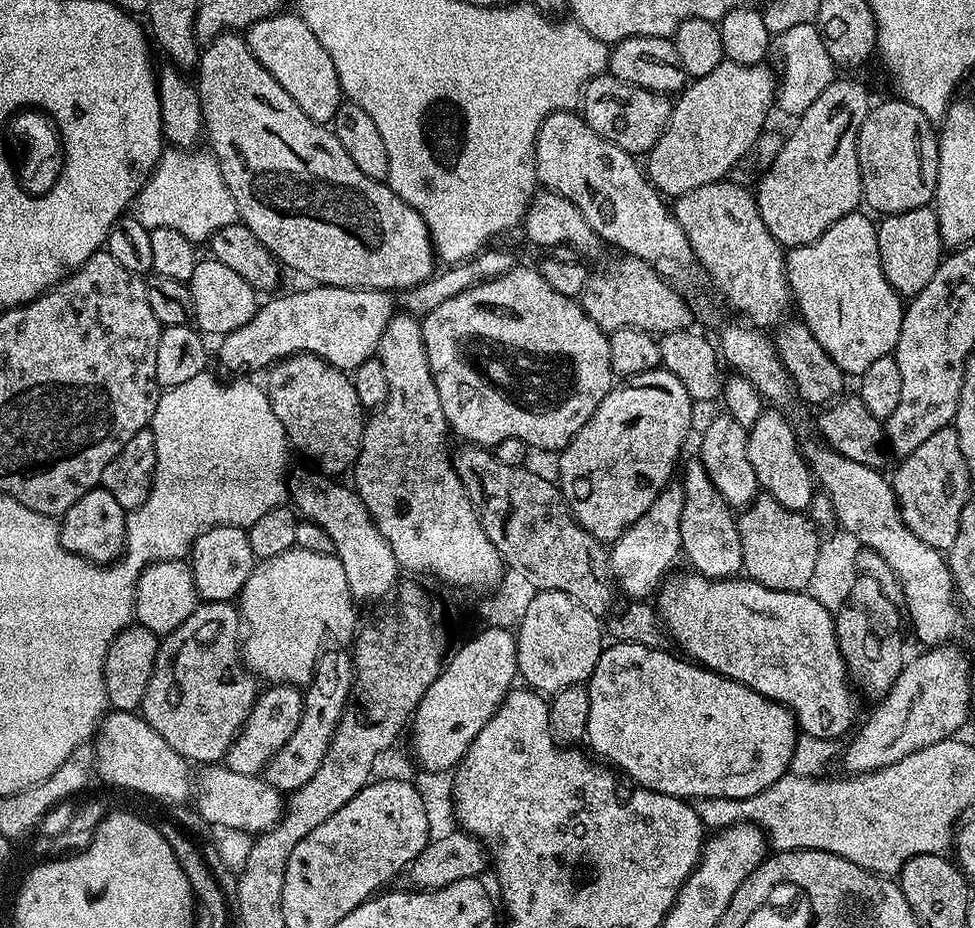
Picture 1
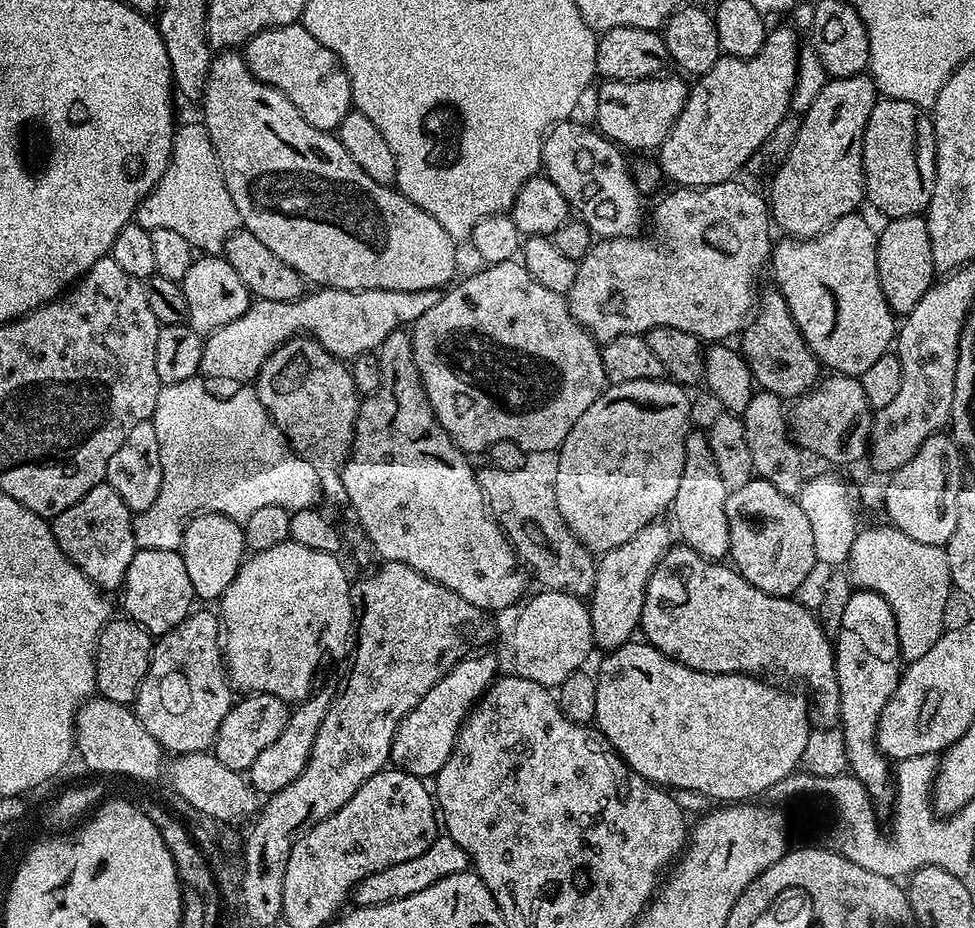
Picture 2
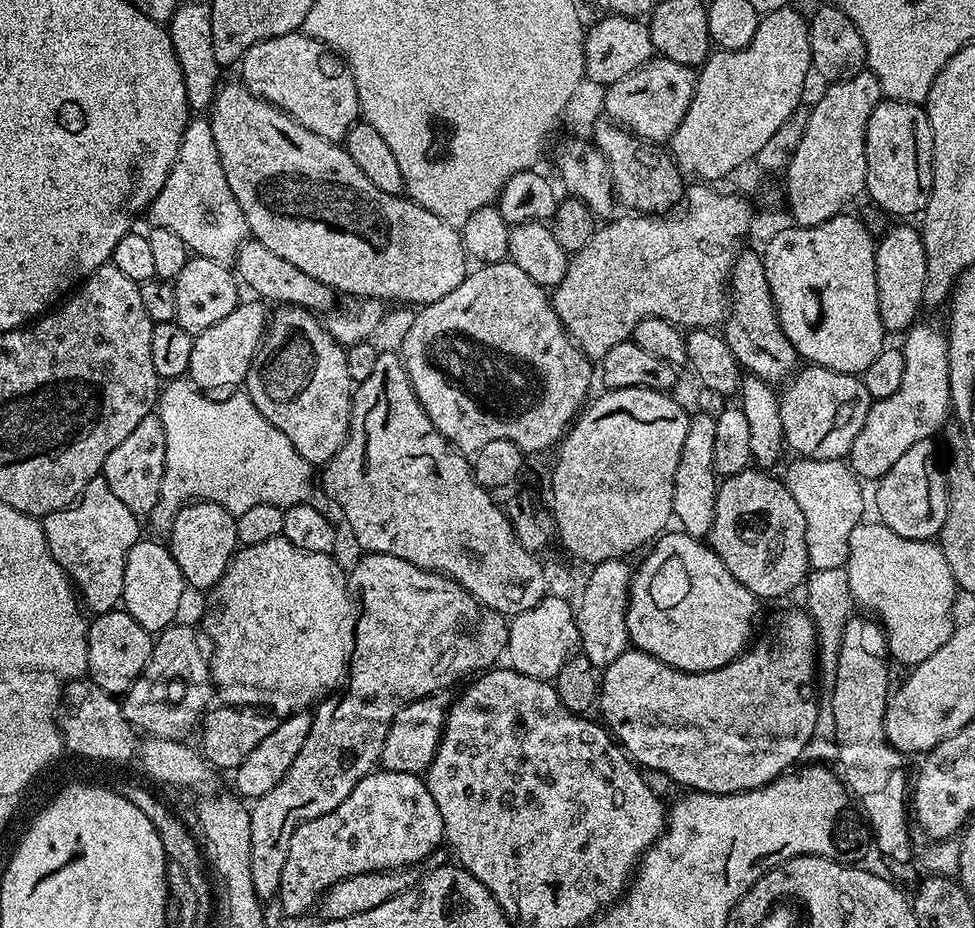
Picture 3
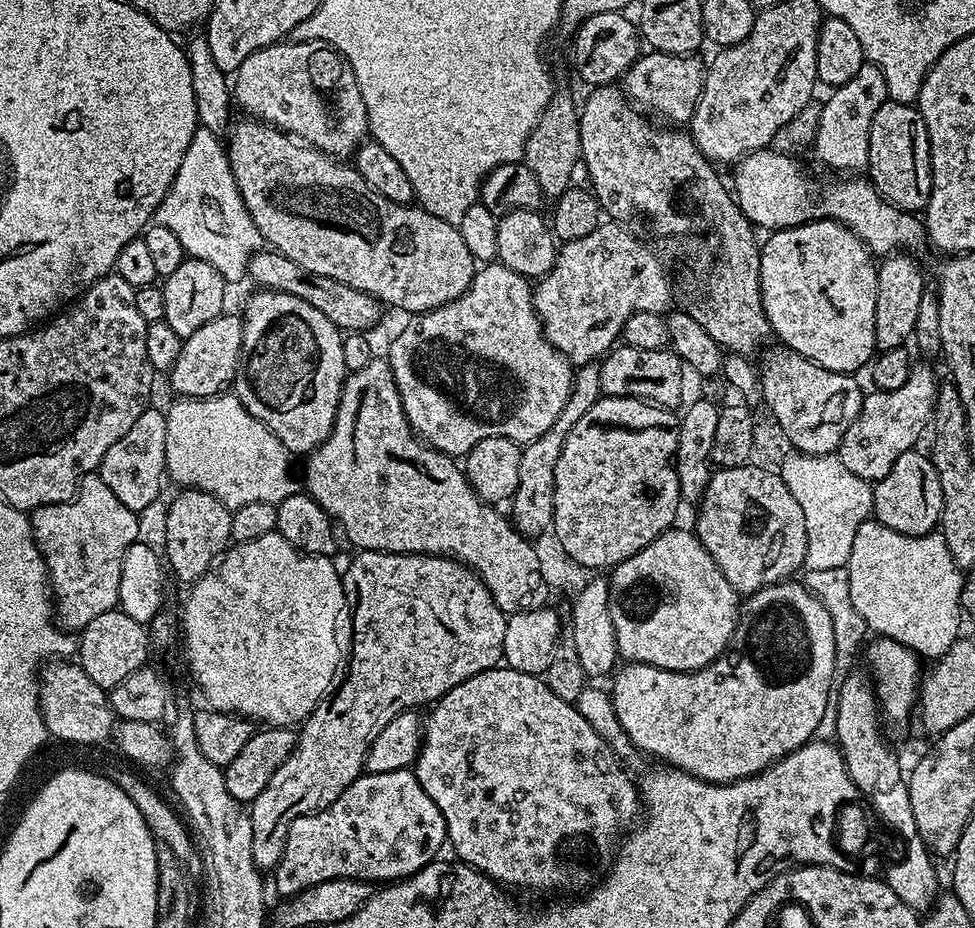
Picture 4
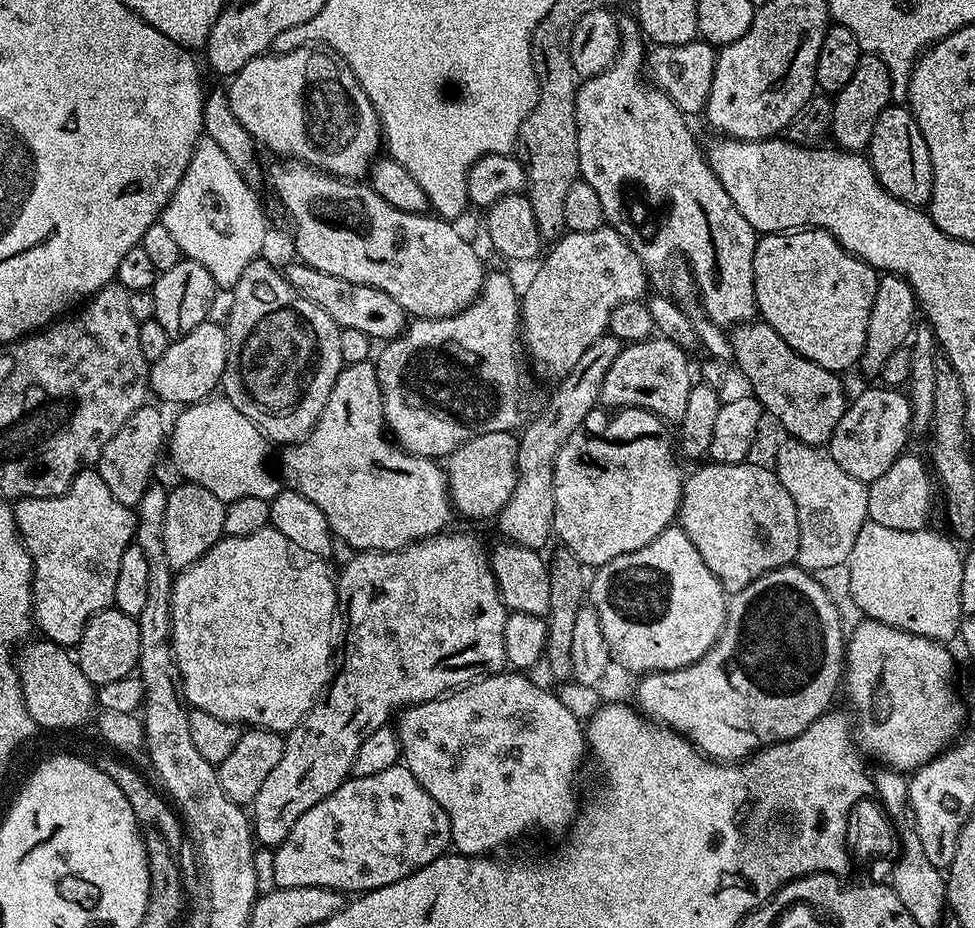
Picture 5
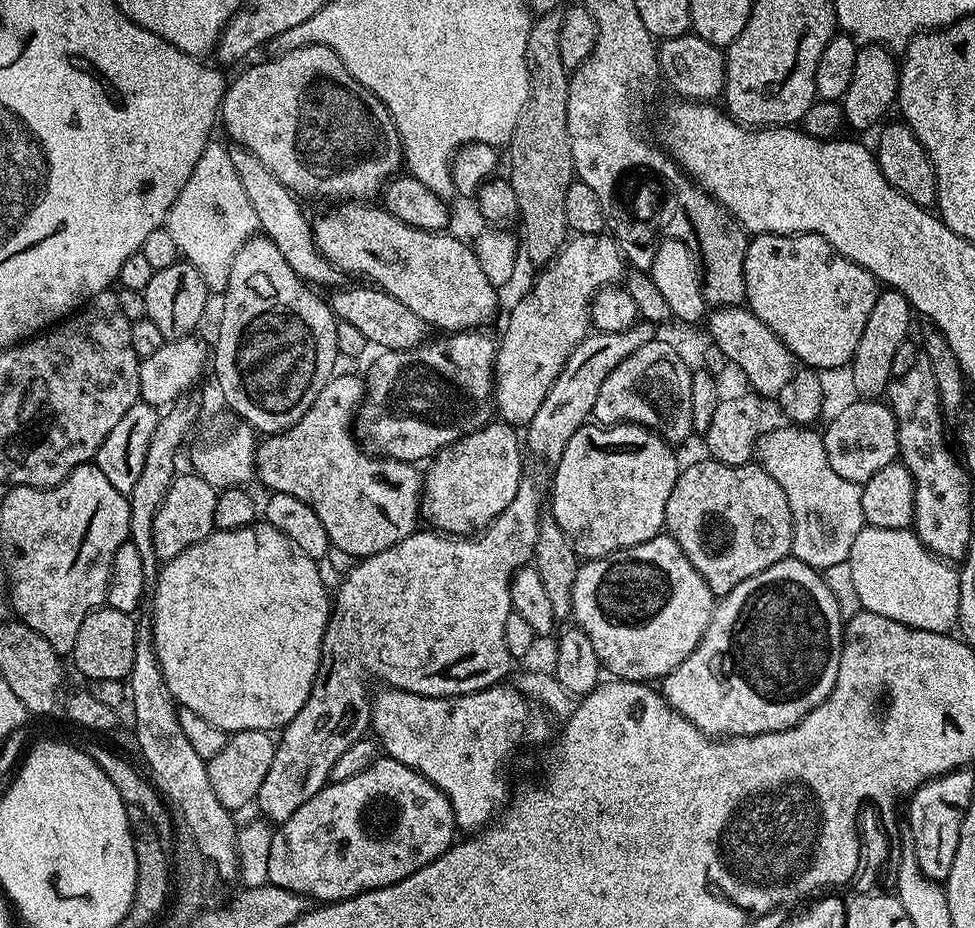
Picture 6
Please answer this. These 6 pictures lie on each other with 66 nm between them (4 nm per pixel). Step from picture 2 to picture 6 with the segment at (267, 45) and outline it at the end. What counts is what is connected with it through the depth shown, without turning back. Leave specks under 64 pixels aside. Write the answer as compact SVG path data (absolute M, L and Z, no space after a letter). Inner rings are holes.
M305 44L281 56L265 59L265 64L248 68L229 83L220 103L219 119L235 143L250 150L297 197L325 196L325 201L371 201L383 193L384 185L402 168L400 135L390 118L390 110L330 50L321 44Z

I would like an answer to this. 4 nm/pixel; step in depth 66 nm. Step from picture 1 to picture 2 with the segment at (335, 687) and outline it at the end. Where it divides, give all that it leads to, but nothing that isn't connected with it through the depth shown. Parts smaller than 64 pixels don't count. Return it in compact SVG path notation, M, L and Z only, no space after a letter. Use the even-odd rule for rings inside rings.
M313 691L312 695L306 700L299 701L291 709L288 717L286 730L275 742L270 742L246 773L249 784L254 791L263 794L265 797L273 796L278 790L286 790L290 782L294 782L306 770L306 762L310 758L310 750L314 746L314 738L318 738L318 726L322 726L322 718L326 718L326 710L332 704L334 699L333 693Z

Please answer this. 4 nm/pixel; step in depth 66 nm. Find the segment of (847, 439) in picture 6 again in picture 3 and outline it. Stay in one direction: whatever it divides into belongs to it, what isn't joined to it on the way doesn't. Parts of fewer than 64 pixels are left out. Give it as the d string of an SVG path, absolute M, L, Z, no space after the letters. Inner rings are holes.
M917 322L908 329L903 340L906 371L902 374L902 382L890 398L872 401L866 422L862 422L862 430L858 430L858 438L854 438L854 446L846 457L852 471L865 481L879 481L888 473L890 466L894 466L894 462L914 446L914 442L933 439L950 416L952 395L945 329L927 328L923 322Z

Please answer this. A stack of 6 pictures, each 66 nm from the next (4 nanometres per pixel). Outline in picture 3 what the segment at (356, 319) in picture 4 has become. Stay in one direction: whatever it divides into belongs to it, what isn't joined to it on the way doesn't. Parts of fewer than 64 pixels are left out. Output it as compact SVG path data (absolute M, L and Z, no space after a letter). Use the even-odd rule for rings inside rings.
M249 238L240 245L236 251L234 272L239 283L243 287L245 284L252 291L249 293L261 301L273 300L273 305L276 306L304 308L308 312L317 314L331 313L337 307L338 293L336 289L326 286L326 282L318 282L314 278L310 278L310 274L298 270L298 266L286 262L286 258L274 254L274 250L262 246L262 242L257 240Z

